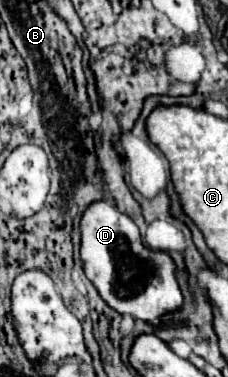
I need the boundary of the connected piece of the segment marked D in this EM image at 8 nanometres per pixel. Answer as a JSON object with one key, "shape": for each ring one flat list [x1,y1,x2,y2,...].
{"shape":[[98,200,86,206,80,218,80,258,84,274,96,286,102,300,120,314,158,324,166,312,182,306,176,268,168,254,154,252,142,244,138,226,110,202]]}

